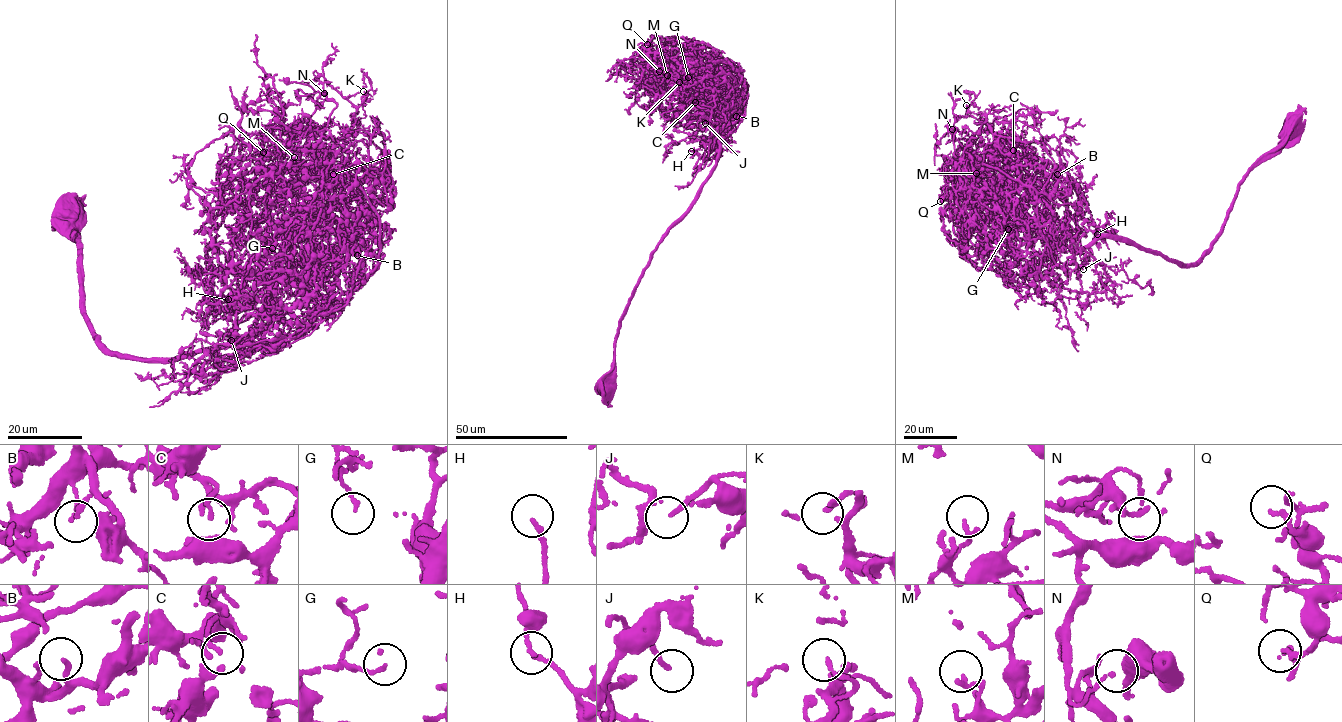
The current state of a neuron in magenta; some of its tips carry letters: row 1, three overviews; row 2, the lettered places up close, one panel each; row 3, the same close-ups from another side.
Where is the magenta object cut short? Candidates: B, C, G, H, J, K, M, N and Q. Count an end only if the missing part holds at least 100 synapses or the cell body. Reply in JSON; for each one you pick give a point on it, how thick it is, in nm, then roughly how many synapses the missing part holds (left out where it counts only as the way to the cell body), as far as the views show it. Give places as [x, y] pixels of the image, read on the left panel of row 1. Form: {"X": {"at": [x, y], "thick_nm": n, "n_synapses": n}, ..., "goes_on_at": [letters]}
{"goes_on_at": []}

